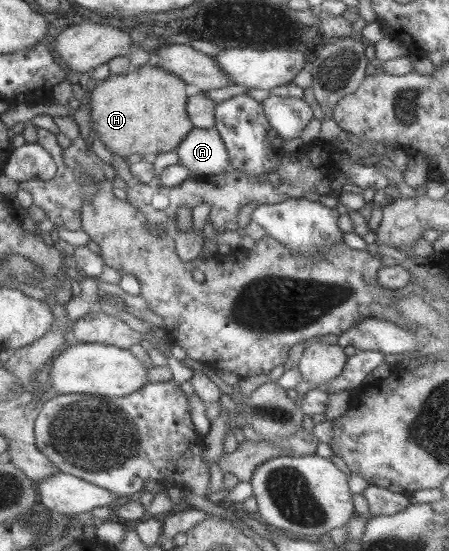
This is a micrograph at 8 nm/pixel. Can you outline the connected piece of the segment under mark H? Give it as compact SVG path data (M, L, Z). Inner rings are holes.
M148 64L133 68L127 75L110 74L91 92L92 132L111 153L132 162L171 152L195 128L186 114L185 85L181 78Z

